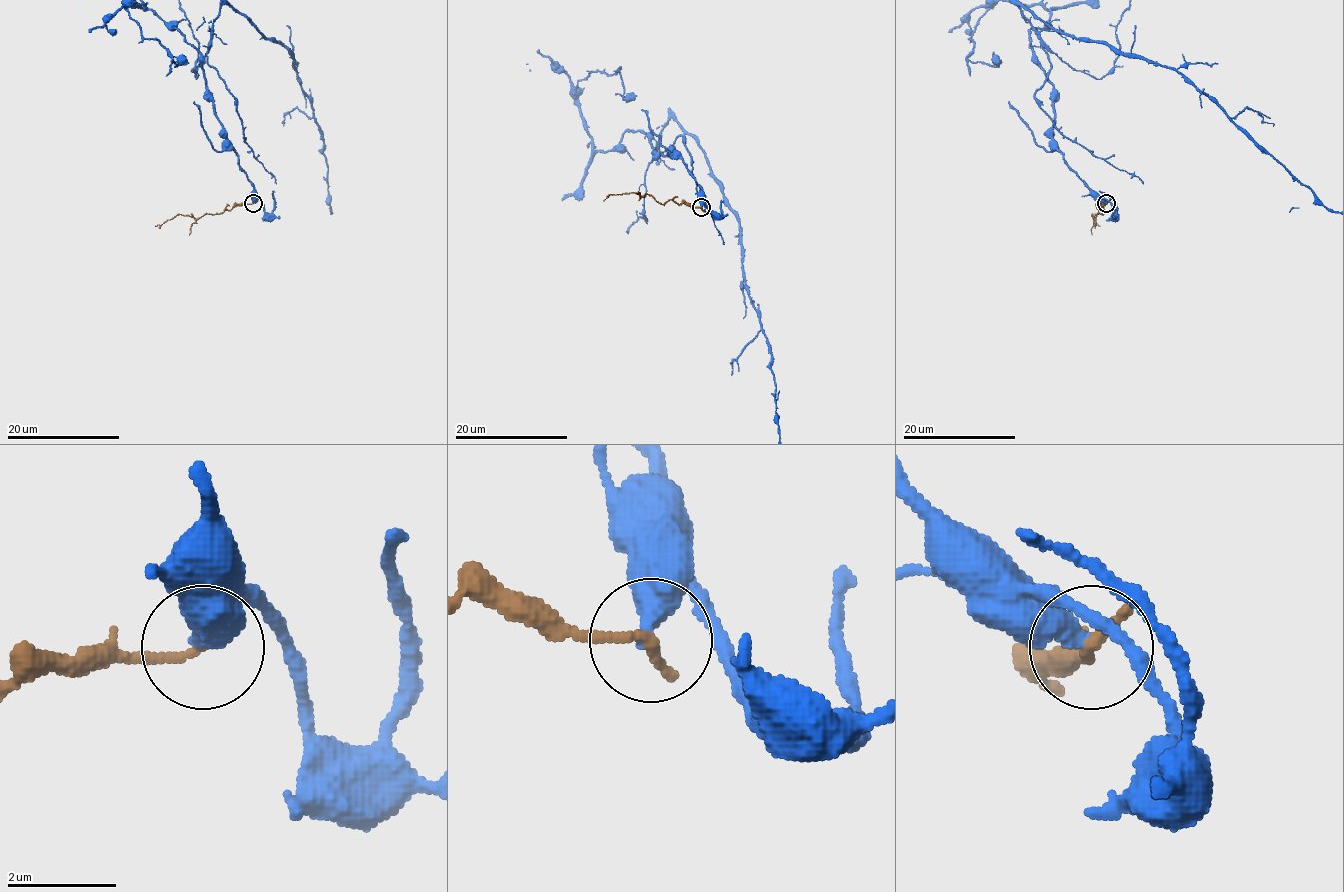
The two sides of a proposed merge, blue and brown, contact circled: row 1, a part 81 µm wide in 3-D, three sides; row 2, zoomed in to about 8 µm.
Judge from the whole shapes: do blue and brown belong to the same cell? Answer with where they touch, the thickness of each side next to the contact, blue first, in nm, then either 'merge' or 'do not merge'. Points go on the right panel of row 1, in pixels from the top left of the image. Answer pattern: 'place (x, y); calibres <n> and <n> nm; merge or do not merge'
place (1106, 203); calibres 500 and 240 nm; do not merge

